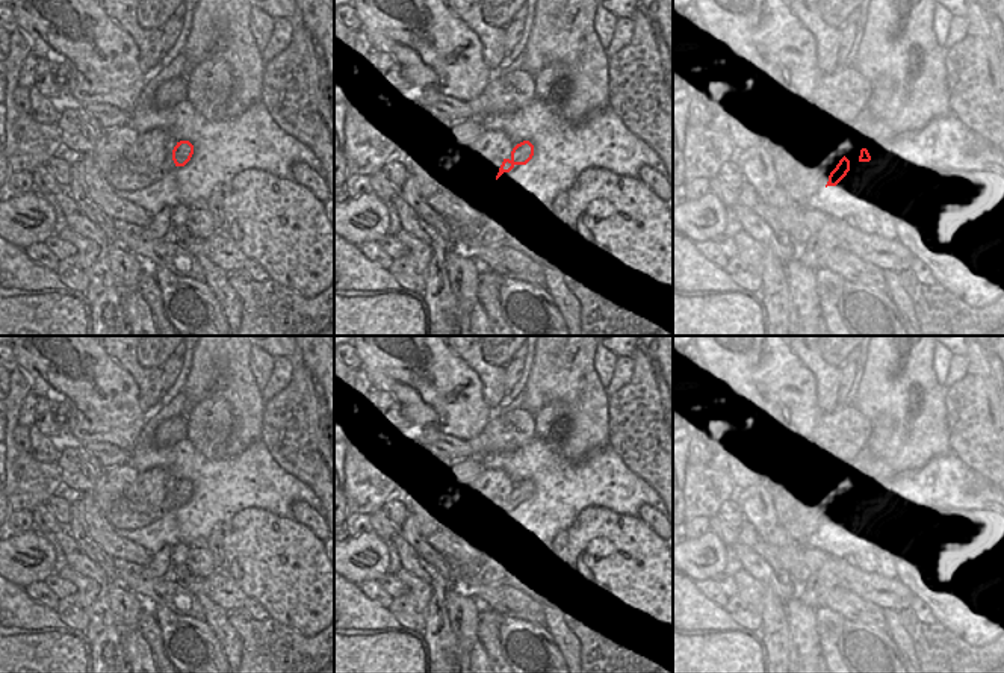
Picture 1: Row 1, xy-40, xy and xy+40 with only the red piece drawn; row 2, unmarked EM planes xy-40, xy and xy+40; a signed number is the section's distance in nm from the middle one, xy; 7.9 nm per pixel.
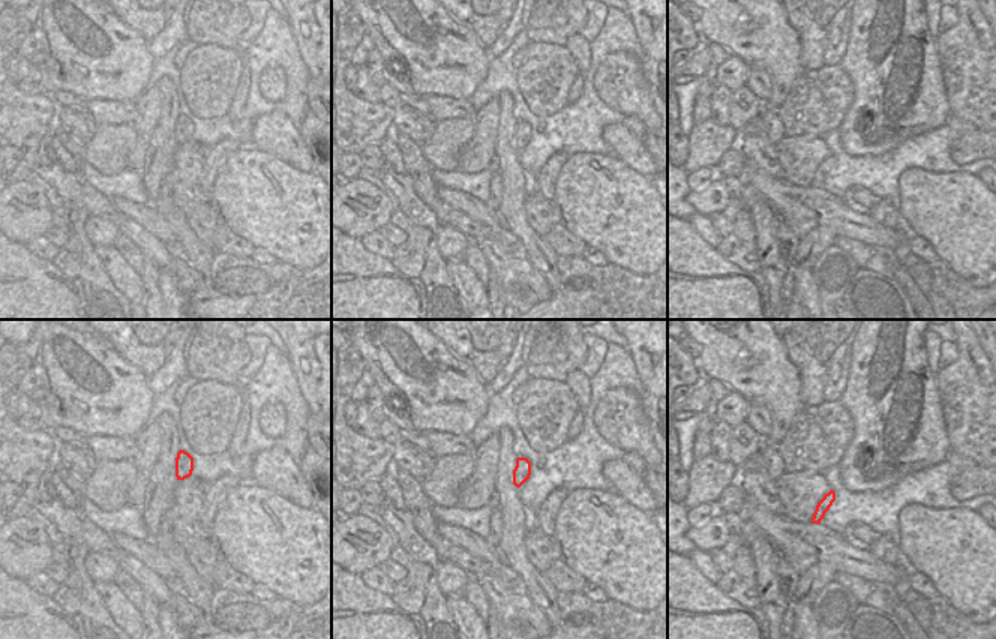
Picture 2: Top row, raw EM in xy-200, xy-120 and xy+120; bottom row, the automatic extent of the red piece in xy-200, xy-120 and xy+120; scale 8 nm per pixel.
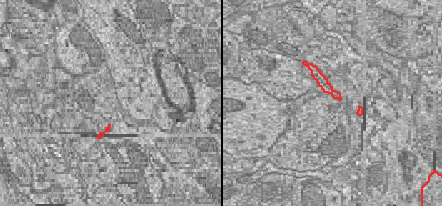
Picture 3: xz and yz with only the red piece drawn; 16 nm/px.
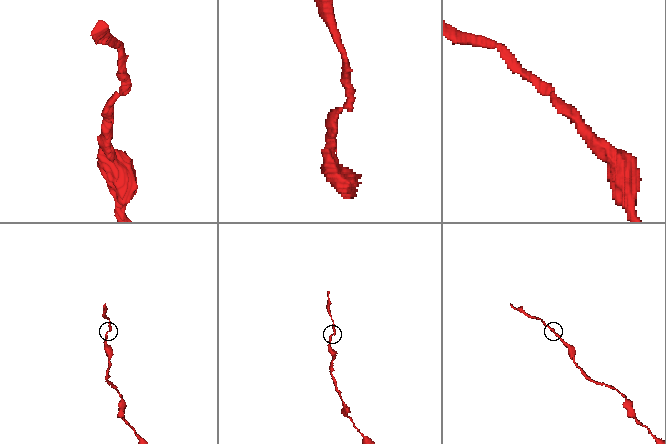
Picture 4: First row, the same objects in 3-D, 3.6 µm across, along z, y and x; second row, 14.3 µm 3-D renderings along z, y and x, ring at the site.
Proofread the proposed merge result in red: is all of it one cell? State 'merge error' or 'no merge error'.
no merge error

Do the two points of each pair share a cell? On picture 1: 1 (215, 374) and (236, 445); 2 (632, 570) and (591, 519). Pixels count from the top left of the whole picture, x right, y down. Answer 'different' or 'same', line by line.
1: same
2: same

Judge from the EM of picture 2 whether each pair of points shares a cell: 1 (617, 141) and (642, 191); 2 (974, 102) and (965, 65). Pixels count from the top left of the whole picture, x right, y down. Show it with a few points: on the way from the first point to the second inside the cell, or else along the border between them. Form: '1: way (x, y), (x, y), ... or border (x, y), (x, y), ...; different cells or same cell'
1: border (614, 155), (651, 180); different cells
2: way (969, 93), (969, 74); same cell

